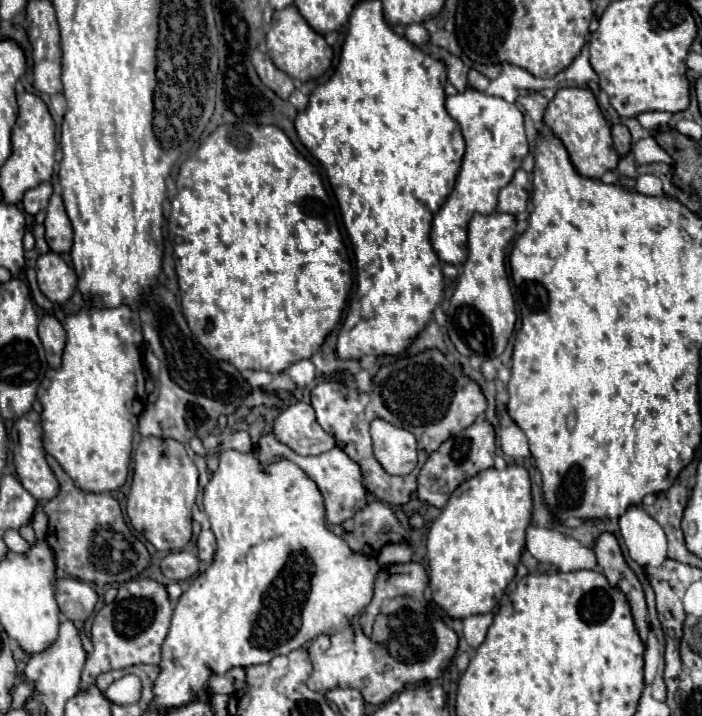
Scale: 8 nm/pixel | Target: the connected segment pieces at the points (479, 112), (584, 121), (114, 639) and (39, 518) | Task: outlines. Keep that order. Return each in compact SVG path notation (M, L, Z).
M466 89L452 97L446 97L446 111L460 125L466 153L462 161L462 169L456 179L454 191L448 195L446 203L434 215L430 241L436 255L444 263L460 265L468 257L468 241L466 227L474 213L490 215L498 205L498 191L512 181L516 169L520 169L522 159L528 155L528 139L524 133L524 115L514 105L500 97L486 95L476 89Z
M580 87L558 89L556 97L546 107L544 125L554 133L554 137L558 137L564 143L570 155L570 161L574 163L576 171L582 177L600 179L606 171L616 169L620 157L612 147L610 129L606 127L602 111L590 89L580 89Z
M130 579L120 585L120 595L116 601L106 603L100 611L96 611L92 623L92 643L94 651L86 661L82 671L82 691L96 683L100 673L108 673L112 669L126 669L132 665L160 663L160 645L168 633L172 619L172 601L162 583L154 579Z
M38 505L36 513L34 513L34 519L32 519L32 529L36 533L36 539L44 539L46 537L46 529L48 529L48 519L42 511L42 507Z

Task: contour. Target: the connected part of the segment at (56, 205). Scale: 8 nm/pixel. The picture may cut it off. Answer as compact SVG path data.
M54 193L50 197L48 213L46 213L46 241L52 251L56 253L68 253L72 247L72 225L66 215L66 209L62 205L62 197Z

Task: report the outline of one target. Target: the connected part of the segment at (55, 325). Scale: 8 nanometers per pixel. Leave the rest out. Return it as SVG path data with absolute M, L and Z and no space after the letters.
M44 315L40 325L38 325L38 335L40 341L46 349L46 361L52 369L60 367L60 357L64 351L64 341L66 341L66 333L64 327L60 325L60 321L54 315Z

